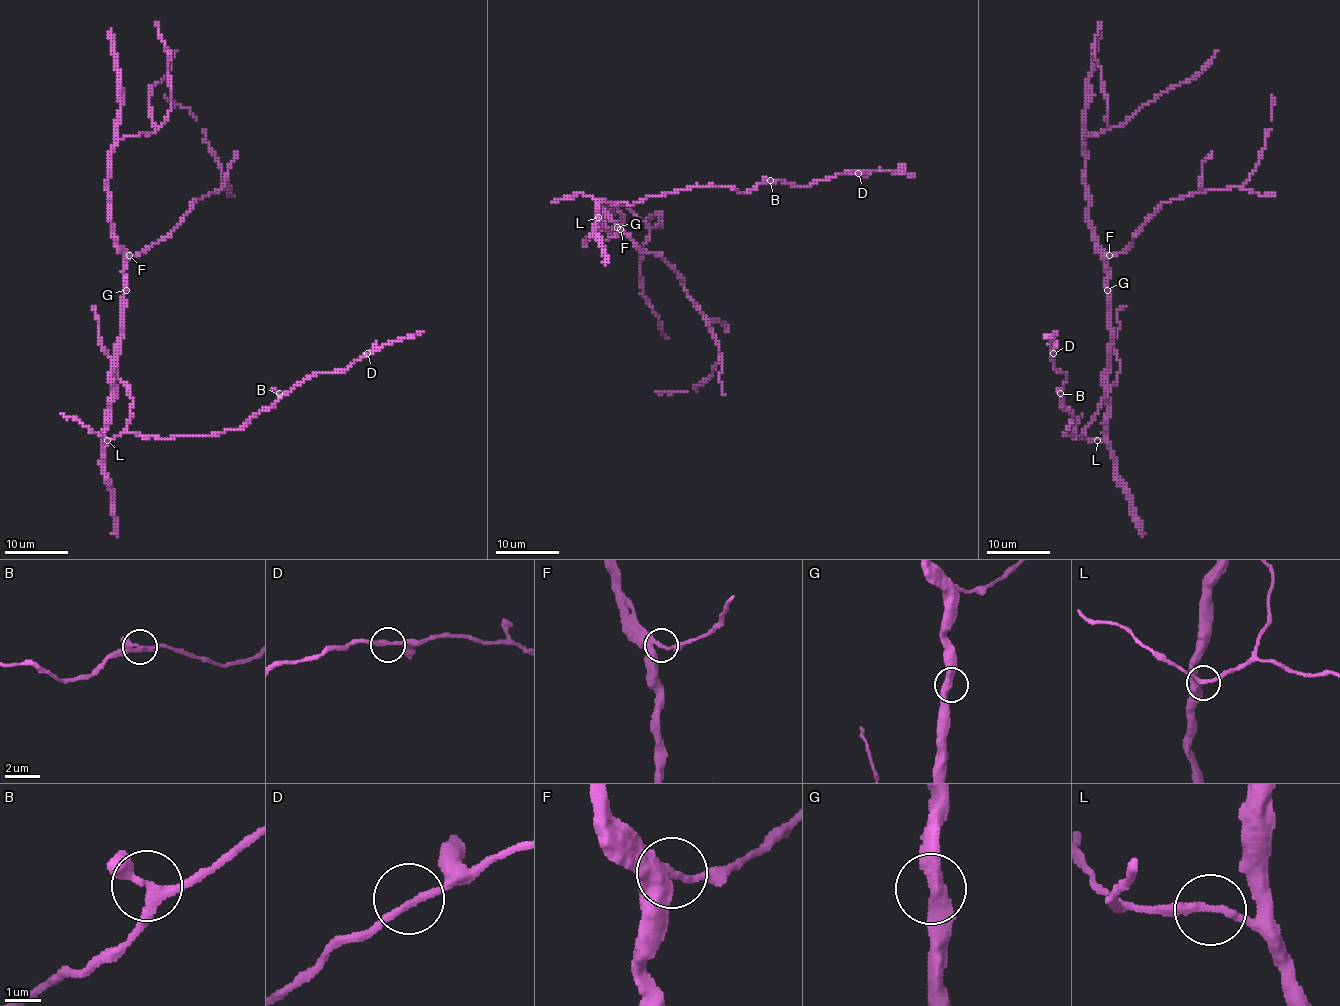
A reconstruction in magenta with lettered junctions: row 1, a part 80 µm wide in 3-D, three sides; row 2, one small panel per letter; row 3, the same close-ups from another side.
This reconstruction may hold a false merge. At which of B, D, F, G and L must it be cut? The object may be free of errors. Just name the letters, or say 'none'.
none

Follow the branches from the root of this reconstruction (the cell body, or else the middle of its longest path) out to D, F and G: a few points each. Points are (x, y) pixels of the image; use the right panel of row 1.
D: (1107, 380), (1105, 440), (1067, 436), (1067, 377), (1053, 353)
F: (1107, 380), (1105, 370), (1111, 340), (1108, 255)
G: (1107, 380), (1105, 370), (1111, 340), (1107, 290)

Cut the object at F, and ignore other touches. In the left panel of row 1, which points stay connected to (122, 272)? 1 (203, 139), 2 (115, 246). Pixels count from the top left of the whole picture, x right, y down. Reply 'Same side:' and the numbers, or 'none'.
Same side: 2

